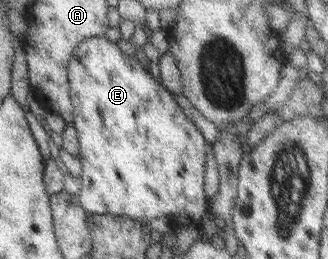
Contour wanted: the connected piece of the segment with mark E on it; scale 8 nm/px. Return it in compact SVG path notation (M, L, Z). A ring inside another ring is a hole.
M92 37L79 42L73 50L72 56L67 64L67 82L69 85L69 99L72 105L72 122L77 136L77 145L79 162L82 173L79 176L80 188L75 197L77 198L80 208L87 214L100 214L122 216L142 224L154 220L154 218L172 218L178 227L195 225L198 226L202 216L209 212L208 201L202 190L202 178L204 170L204 155L207 141L196 130L192 121L181 111L178 103L170 96L161 84L156 82L149 75L135 55L126 55L116 43L112 43L106 37Z

